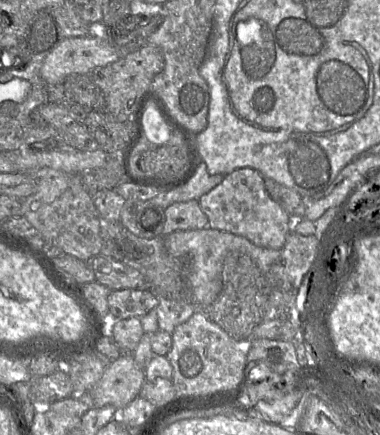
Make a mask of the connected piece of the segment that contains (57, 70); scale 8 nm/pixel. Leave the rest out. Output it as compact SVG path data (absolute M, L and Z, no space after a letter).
M102 21L89 25L90 34L63 39L45 57L40 69L40 77L45 84L63 83L71 74L89 74L94 68L106 66L122 56L121 51L111 40L109 27L106 27Z

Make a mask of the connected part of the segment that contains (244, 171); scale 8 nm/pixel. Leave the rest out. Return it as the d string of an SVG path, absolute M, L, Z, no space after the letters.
M240 168L226 174L221 183L198 199L198 203L208 218L208 227L242 236L263 248L281 248L293 230L293 218L270 197L265 189L264 176L252 168Z

